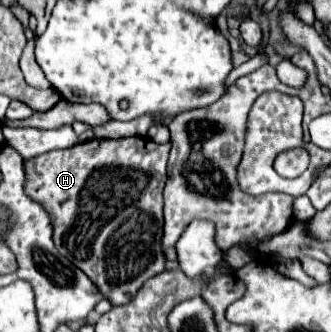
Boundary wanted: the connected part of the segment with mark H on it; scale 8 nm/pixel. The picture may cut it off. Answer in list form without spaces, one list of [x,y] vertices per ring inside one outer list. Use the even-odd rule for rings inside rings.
[[[123,137],[123,139],[91,139],[91,141],[83,141],[83,143],[77,143],[69,149],[57,149],[57,151],[49,151],[49,153],[43,153],[43,155],[37,155],[33,159],[27,159],[25,161],[25,173],[27,173],[27,181],[25,181],[25,193],[35,199],[37,203],[41,203],[45,207],[45,211],[49,213],[51,217],[51,223],[53,223],[53,241],[55,241],[55,247],[59,249],[61,255],[65,255],[71,263],[75,263],[79,269],[83,269],[85,275],[89,275],[89,279],[97,285],[97,289],[113,303],[113,305],[125,305],[129,303],[135,293],[139,291],[139,287],[159,275],[161,271],[165,271],[165,253],[163,253],[163,247],[161,247],[161,233],[163,233],[163,197],[161,197],[161,191],[165,187],[165,181],[167,181],[167,175],[165,175],[165,167],[167,167],[169,152],[171,149],[171,143],[159,145],[153,143],[149,137]],[[147,191],[147,201],[141,201],[141,195]]]

